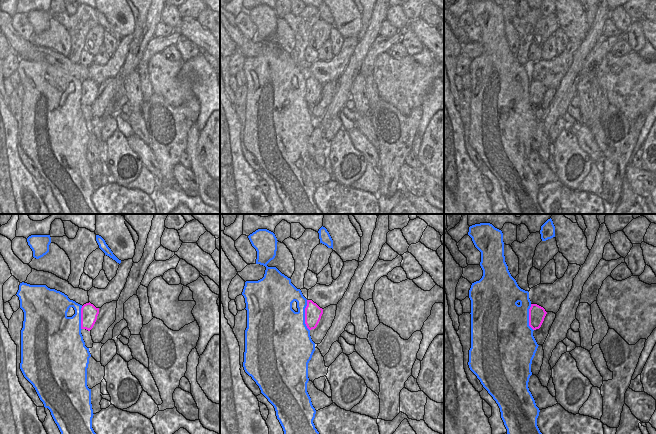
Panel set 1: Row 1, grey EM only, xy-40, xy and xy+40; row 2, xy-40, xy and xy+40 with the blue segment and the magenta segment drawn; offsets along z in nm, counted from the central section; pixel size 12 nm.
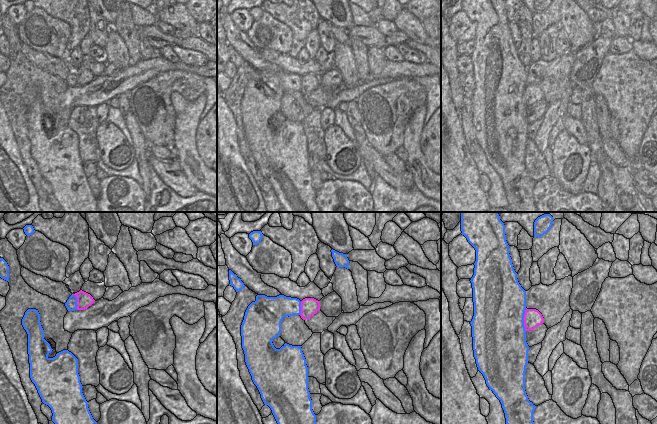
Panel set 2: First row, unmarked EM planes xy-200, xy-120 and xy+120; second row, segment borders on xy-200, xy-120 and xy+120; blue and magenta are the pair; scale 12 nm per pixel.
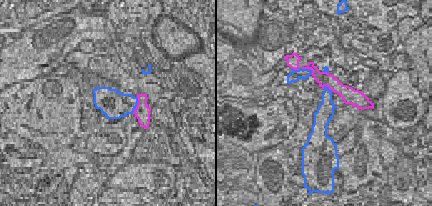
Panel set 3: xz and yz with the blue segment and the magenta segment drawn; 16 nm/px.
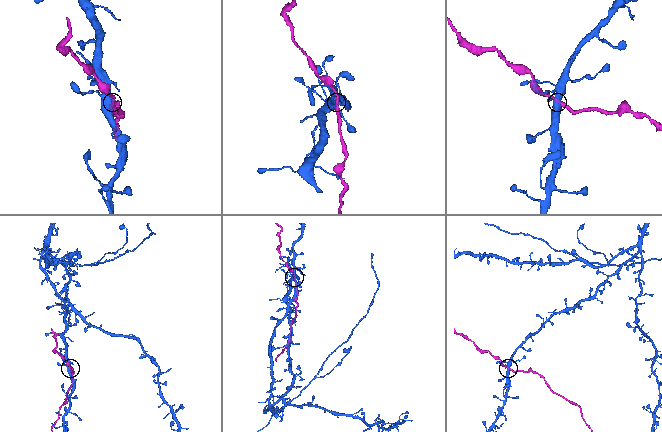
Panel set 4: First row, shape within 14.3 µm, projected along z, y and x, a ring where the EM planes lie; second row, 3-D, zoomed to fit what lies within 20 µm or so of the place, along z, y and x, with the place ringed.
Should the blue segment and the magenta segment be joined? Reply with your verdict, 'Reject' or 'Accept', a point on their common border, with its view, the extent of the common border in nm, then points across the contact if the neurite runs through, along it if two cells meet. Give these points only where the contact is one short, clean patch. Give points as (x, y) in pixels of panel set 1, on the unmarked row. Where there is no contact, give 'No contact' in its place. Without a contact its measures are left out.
Reject. Touches blue at xy (304, 91). Shared border 380 nm

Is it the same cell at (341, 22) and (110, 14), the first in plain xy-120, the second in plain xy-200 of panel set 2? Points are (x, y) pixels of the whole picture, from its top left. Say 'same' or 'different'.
same

